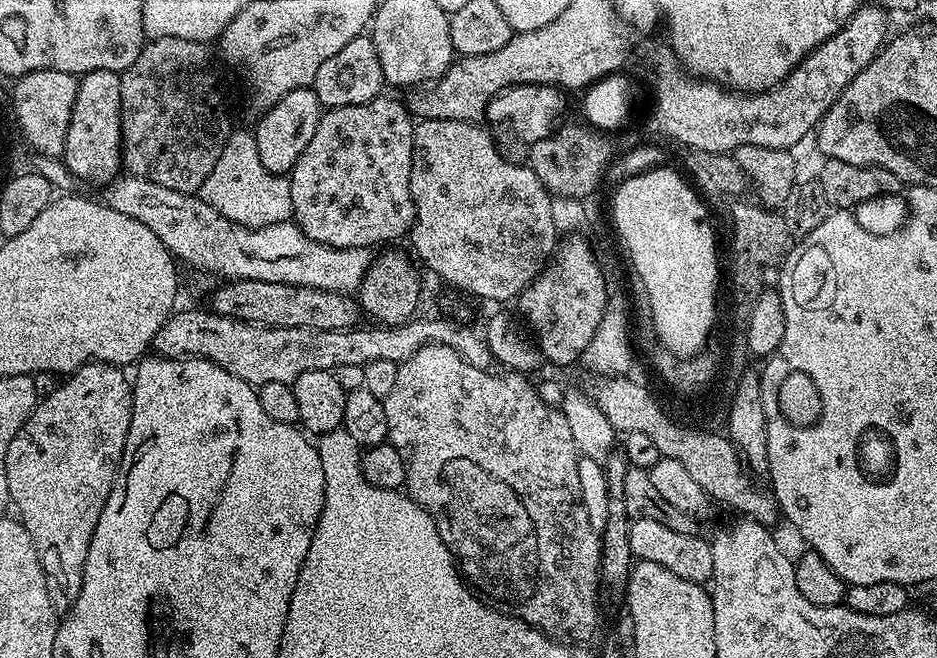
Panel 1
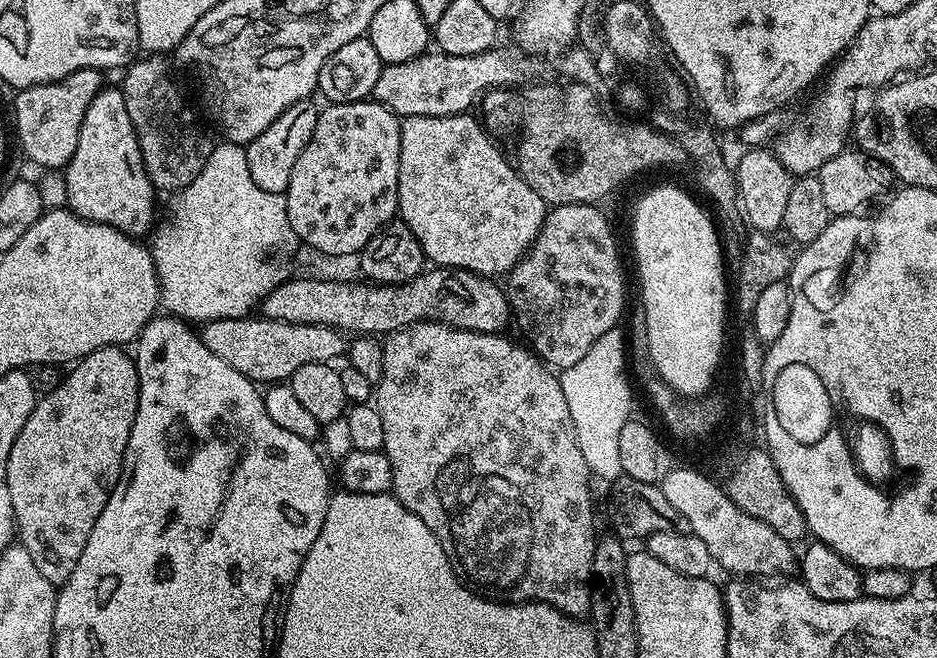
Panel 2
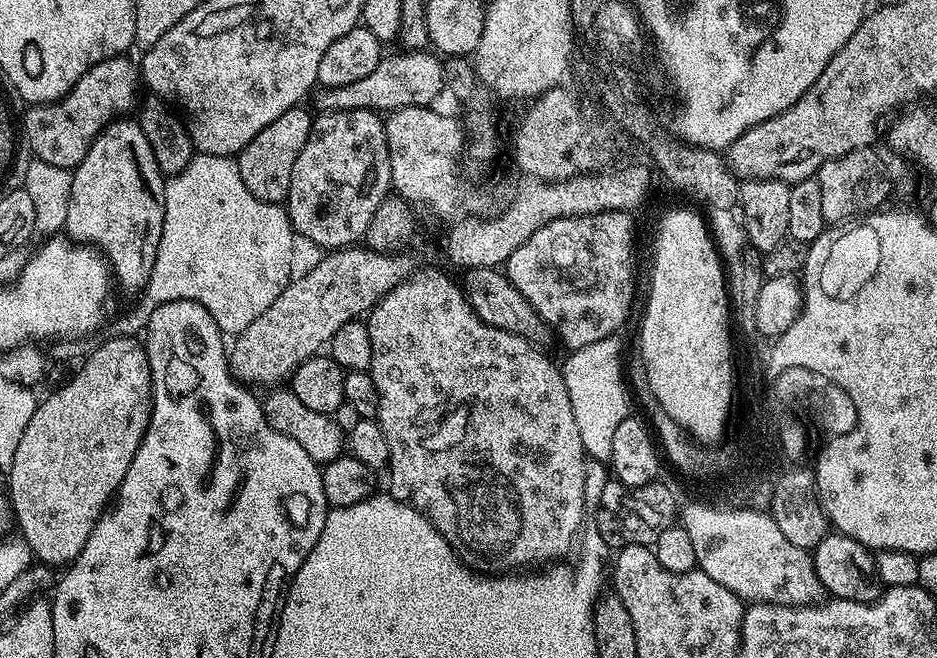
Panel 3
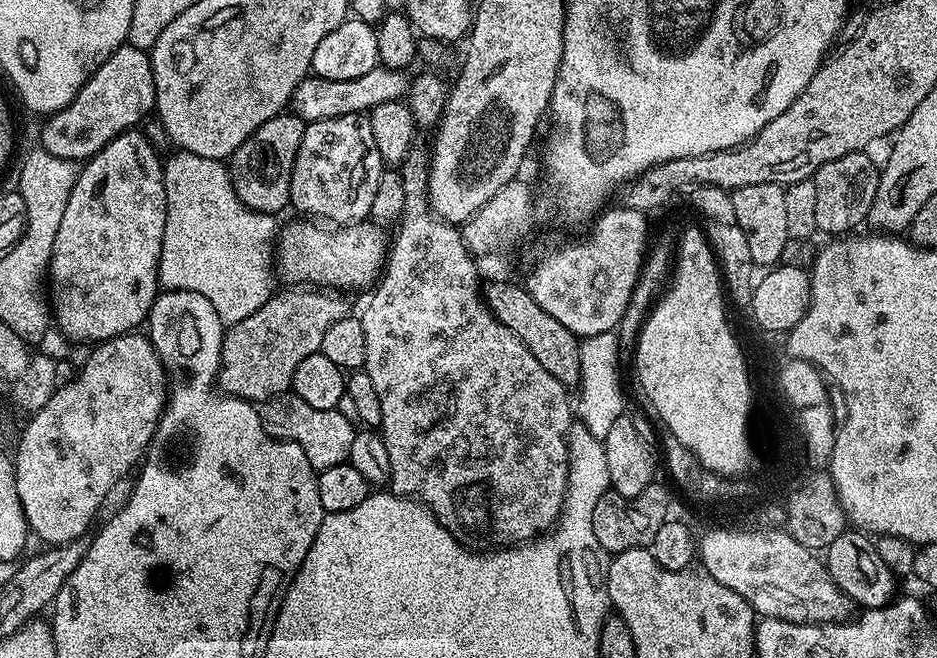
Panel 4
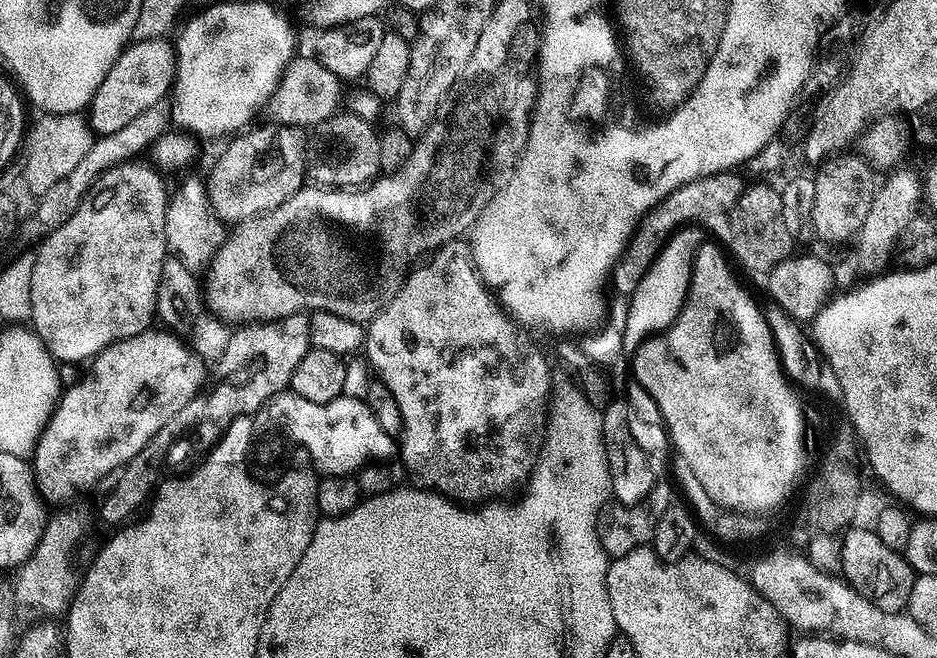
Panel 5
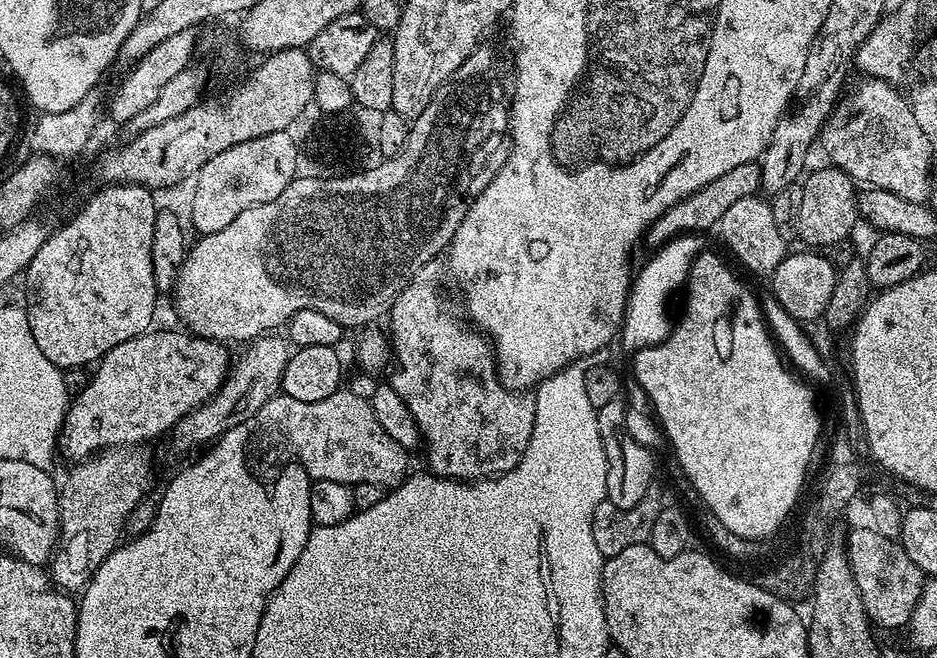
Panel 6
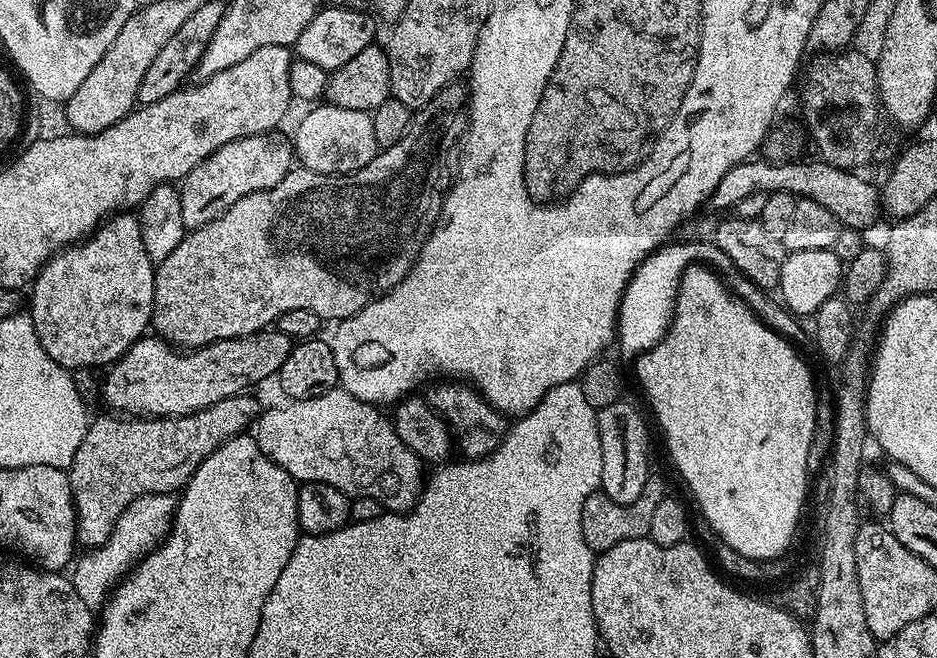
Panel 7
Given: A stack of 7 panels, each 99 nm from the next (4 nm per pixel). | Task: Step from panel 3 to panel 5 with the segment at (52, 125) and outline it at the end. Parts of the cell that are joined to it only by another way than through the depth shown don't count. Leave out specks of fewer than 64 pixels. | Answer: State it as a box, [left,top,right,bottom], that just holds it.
[86,39,176,137]

